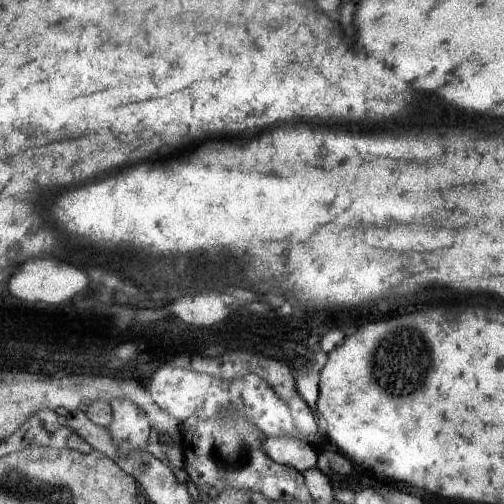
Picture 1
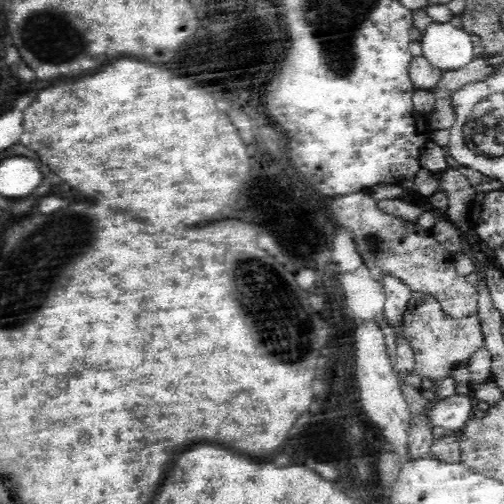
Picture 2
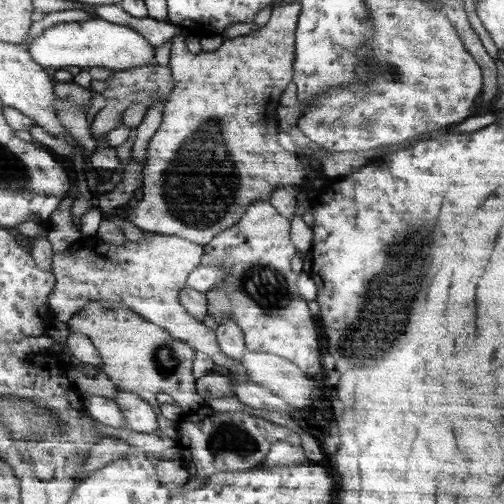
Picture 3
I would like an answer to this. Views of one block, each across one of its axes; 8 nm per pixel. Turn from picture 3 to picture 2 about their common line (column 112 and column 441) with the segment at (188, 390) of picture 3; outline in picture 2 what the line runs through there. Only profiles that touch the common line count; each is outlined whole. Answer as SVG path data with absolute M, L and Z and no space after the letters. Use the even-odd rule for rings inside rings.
M412 292L406 310L404 310L404 334L408 338L410 348L414 350L416 356L416 372L424 378L430 376L434 380L434 384L438 386L438 382L446 380L450 374L448 370L470 358L470 354L476 348L484 348L484 334L482 334L482 326L480 326L480 318L478 316L470 316L470 318L462 318L462 320L454 320L450 318L442 304L432 298L430 294L424 292Z

